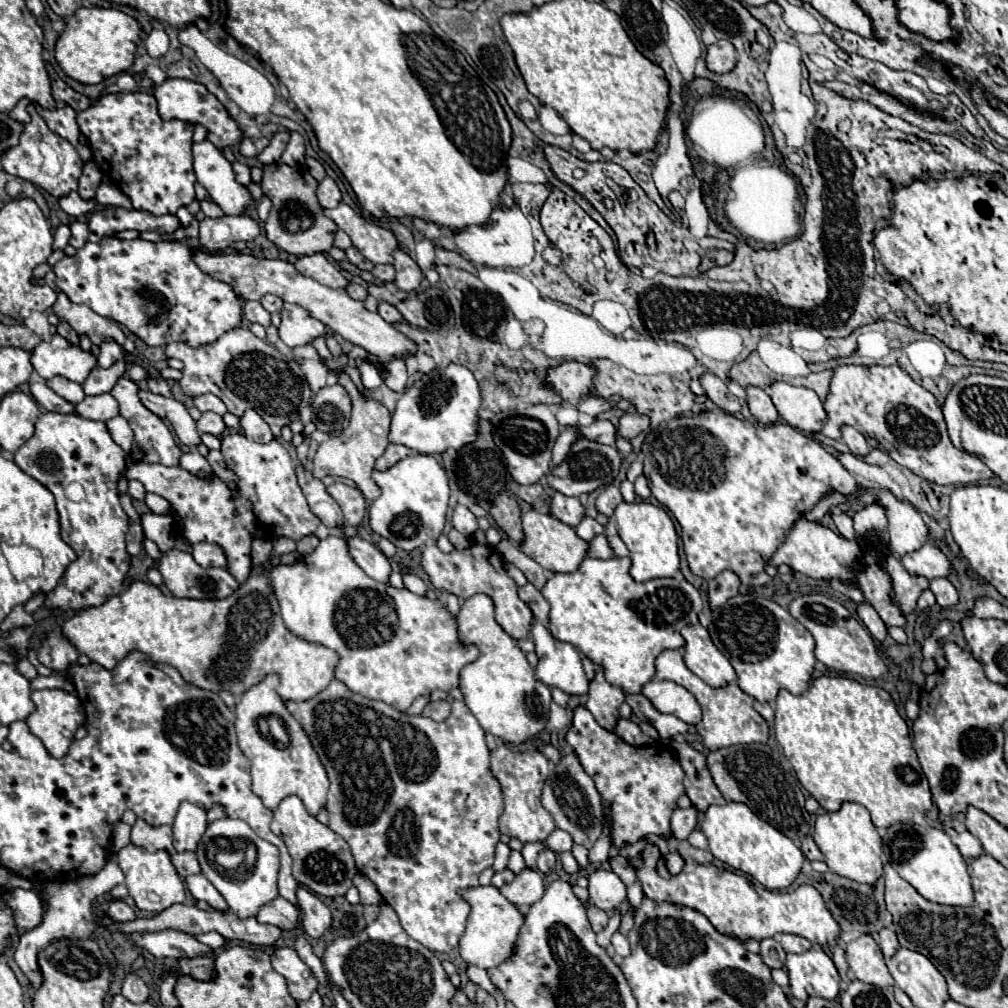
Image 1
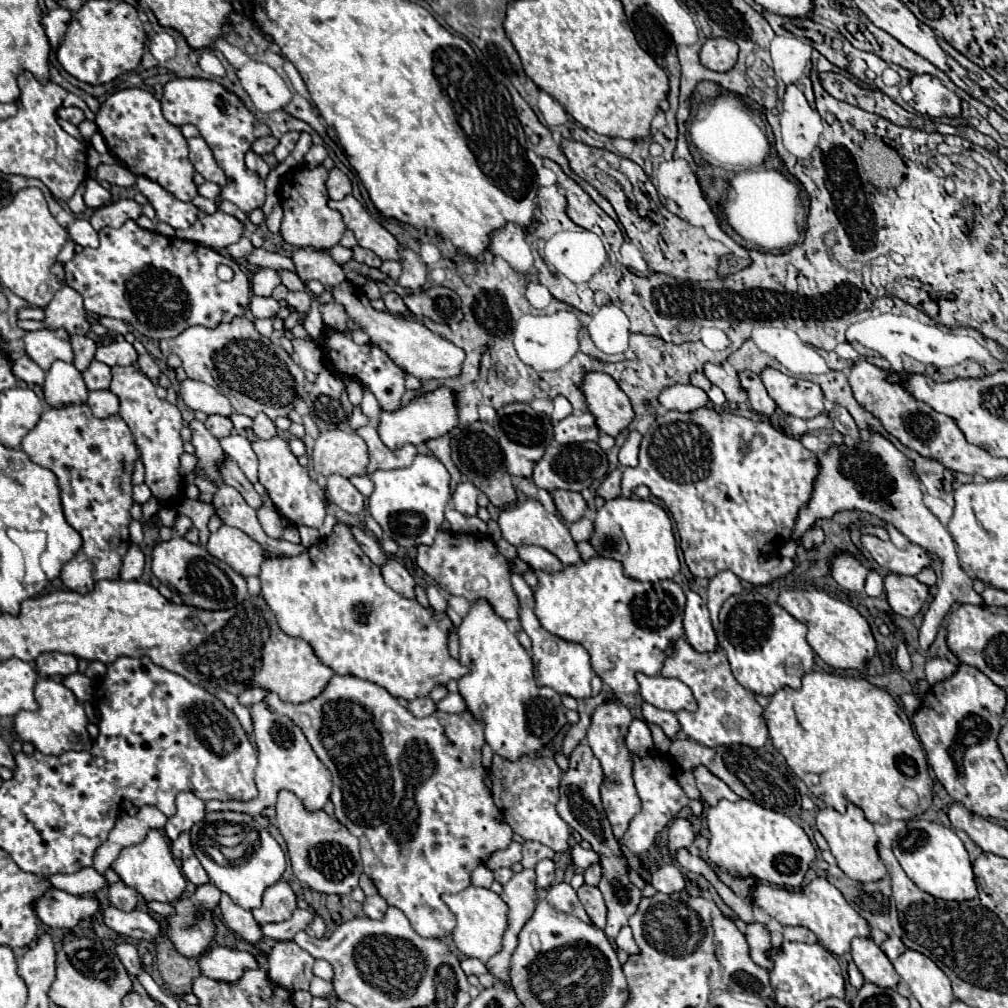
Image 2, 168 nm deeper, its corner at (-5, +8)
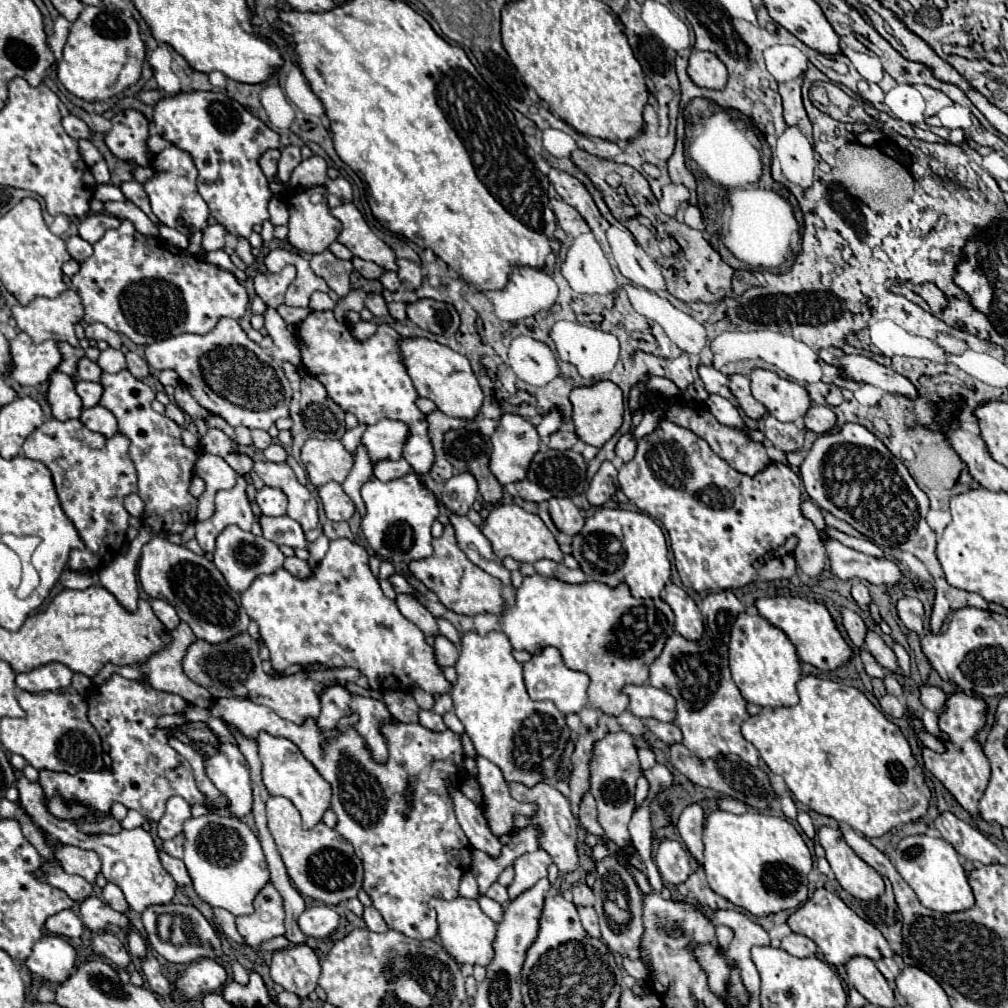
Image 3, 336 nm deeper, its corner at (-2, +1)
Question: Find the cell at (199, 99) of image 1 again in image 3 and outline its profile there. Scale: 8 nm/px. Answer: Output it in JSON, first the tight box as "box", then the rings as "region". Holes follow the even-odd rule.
{"box":[152,92,278,238],"region":[[[180,92],[176,96],[164,96],[154,106],[152,122],[162,138],[192,154],[198,168],[198,192],[206,200],[210,214],[218,220],[218,224],[222,224],[234,236],[248,238],[254,224],[262,224],[264,220],[268,220],[268,200],[272,198],[272,192],[268,188],[268,178],[258,166],[258,158],[264,150],[278,148],[278,134],[274,130],[270,130],[242,104],[222,92]]]}

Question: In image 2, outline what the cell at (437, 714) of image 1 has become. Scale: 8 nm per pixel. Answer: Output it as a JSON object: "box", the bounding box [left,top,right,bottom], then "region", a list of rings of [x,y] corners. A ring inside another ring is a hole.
{"box":[407,697,435,717],"region":[[[419,697],[419,699],[413,699],[409,701],[409,707],[407,707],[415,717],[429,717],[431,713],[435,713],[435,703],[431,697]]]}

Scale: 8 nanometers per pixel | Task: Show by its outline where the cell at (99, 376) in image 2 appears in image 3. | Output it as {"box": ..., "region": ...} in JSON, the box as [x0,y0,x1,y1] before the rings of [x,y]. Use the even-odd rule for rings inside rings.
{"box":[76,380,102,408],"region":[[[78,380],[76,382],[76,392],[82,398],[82,406],[84,408],[92,408],[102,398],[102,384],[100,382],[84,382],[84,380]]]}

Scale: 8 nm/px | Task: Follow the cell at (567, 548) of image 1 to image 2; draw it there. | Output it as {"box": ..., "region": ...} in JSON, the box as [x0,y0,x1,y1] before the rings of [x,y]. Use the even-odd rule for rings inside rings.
{"box":[497,499,579,565],"region":[[[527,499],[525,503],[515,503],[515,505],[503,507],[501,513],[499,513],[497,523],[499,523],[499,529],[501,529],[503,539],[509,541],[515,547],[521,547],[521,545],[537,545],[537,547],[543,547],[543,549],[551,551],[553,555],[557,555],[565,565],[579,563],[577,545],[571,539],[569,529],[565,527],[563,519],[559,515],[547,513],[539,501]]]}

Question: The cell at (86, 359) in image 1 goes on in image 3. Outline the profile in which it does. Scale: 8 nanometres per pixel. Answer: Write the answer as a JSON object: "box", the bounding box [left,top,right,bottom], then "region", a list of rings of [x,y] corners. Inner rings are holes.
{"box":[10,332,62,388],"region":[[[20,332],[10,342],[10,354],[14,362],[10,378],[24,386],[36,388],[40,388],[40,384],[48,380],[48,374],[62,362],[62,352],[58,350],[58,344],[54,340],[34,344],[32,338],[24,332]]]}

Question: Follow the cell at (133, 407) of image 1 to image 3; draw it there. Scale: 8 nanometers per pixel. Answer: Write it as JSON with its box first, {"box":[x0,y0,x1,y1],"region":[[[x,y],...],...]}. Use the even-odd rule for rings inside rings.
{"box":[100,370,198,534],"region":[[[120,370],[116,374],[102,374],[104,394],[100,404],[108,408],[116,420],[118,430],[130,438],[130,458],[138,472],[138,496],[144,500],[146,508],[142,514],[142,524],[146,530],[154,534],[166,532],[182,532],[186,524],[194,522],[196,516],[196,498],[192,498],[188,486],[192,480],[192,468],[198,458],[198,452],[182,446],[180,434],[182,428],[152,410],[154,392],[148,384],[134,378],[128,370]]]}

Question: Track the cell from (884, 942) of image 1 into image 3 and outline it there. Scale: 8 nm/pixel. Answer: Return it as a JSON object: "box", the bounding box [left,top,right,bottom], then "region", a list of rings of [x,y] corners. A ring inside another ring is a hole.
{"box":[876,954,904,984],"region":[[[894,954],[894,956],[890,956],[890,958],[882,958],[882,960],[878,960],[876,966],[878,966],[878,970],[884,974],[884,978],[892,984],[894,978],[902,972],[904,962],[902,962],[902,958],[900,958],[898,954]]]}

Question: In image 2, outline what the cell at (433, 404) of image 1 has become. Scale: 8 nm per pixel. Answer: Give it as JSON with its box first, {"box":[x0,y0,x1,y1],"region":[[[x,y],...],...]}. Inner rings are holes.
{"box":[377,387,457,449],"region":[[[439,387],[437,391],[421,395],[417,401],[409,403],[407,407],[403,407],[395,413],[383,411],[379,417],[379,425],[377,425],[377,433],[379,433],[381,441],[389,449],[399,449],[405,443],[419,445],[423,441],[435,439],[437,435],[447,435],[453,427],[457,427],[457,407],[455,407],[453,399],[455,399],[453,391],[449,391],[447,387]]]}

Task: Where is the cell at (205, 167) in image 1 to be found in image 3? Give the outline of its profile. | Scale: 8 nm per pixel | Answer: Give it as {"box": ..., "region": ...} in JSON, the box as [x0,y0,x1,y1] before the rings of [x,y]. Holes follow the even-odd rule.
{"box":[144,146,210,236],"region":[[[168,146],[156,156],[154,168],[156,174],[144,184],[144,188],[150,196],[152,212],[158,216],[158,220],[170,228],[184,232],[186,236],[190,234],[190,230],[204,230],[208,226],[207,219],[210,212],[206,202],[198,193],[198,170],[194,170],[194,160],[190,158],[190,154],[186,154],[186,150],[178,150],[176,146]],[[184,226],[190,226],[190,230]]]}

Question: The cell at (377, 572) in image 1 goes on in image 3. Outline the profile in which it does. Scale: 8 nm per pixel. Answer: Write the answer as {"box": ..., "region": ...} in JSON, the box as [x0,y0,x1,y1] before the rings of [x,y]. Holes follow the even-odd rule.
{"box":[396,594,438,636],"region":[[[396,594],[396,606],[402,612],[404,618],[408,618],[410,622],[414,622],[424,634],[432,634],[438,636],[438,626],[436,626],[436,618],[418,602],[418,598],[414,594]]]}

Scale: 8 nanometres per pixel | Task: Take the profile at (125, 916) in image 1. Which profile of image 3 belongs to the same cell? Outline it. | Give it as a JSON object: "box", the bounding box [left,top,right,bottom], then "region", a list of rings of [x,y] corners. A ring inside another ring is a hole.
{"box":[104,882,128,912],"region":[[[110,882],[106,884],[106,888],[104,888],[104,900],[106,900],[106,904],[110,908],[114,908],[118,912],[128,912],[128,902],[126,902],[122,890],[116,884],[110,884]]]}

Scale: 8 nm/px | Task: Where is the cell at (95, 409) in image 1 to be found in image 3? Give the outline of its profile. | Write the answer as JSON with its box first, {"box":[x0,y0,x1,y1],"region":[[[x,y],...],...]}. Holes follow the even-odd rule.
{"box":[80,406,118,436],"region":[[[92,406],[90,410],[84,410],[80,416],[82,424],[86,428],[90,428],[92,432],[100,432],[104,436],[112,436],[116,434],[118,426],[116,426],[116,418],[114,414],[110,414],[110,410],[106,410],[104,406]]]}

